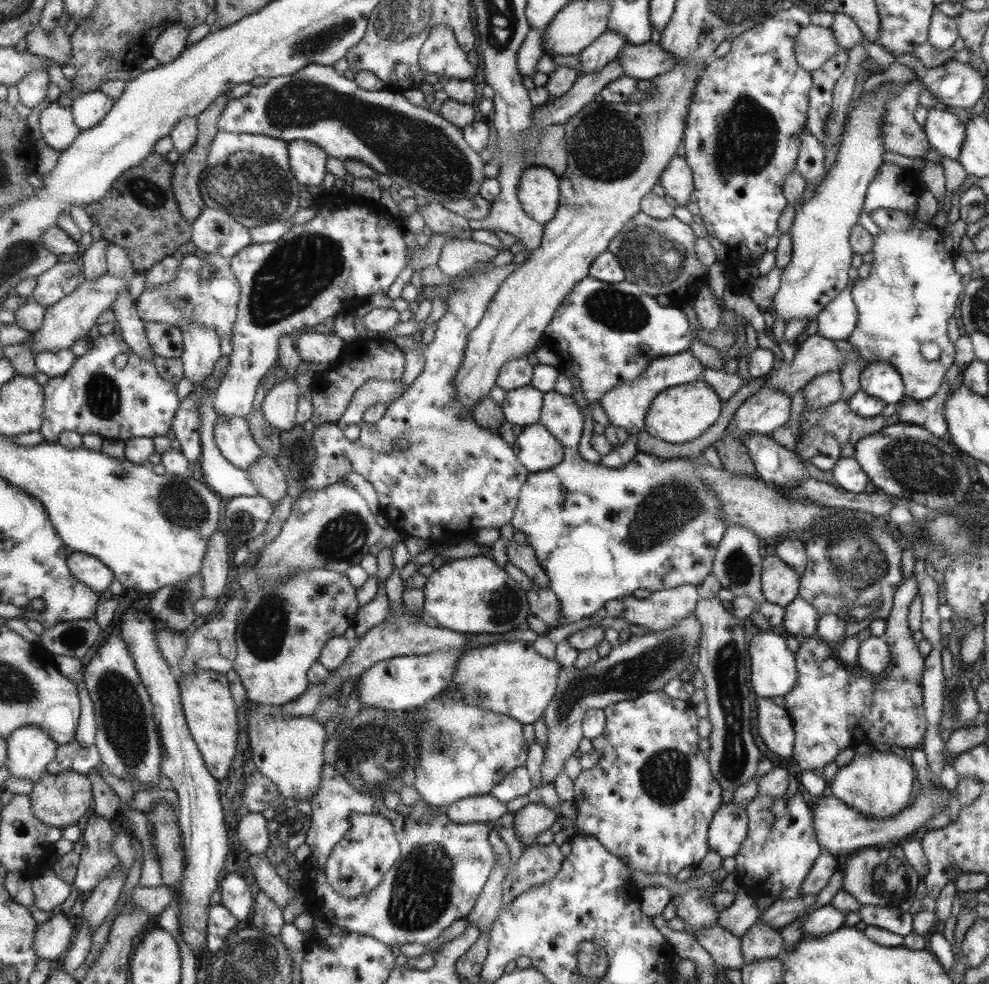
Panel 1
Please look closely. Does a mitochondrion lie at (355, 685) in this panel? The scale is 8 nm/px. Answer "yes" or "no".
no

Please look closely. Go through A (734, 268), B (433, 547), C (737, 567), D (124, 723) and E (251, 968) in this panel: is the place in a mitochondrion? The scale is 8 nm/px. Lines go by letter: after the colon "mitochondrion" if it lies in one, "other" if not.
A: other
B: other
C: mitochondrion
D: mitochondrion
E: mitochondrion

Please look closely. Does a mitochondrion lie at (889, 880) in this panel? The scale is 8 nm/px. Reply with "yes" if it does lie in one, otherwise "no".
yes

